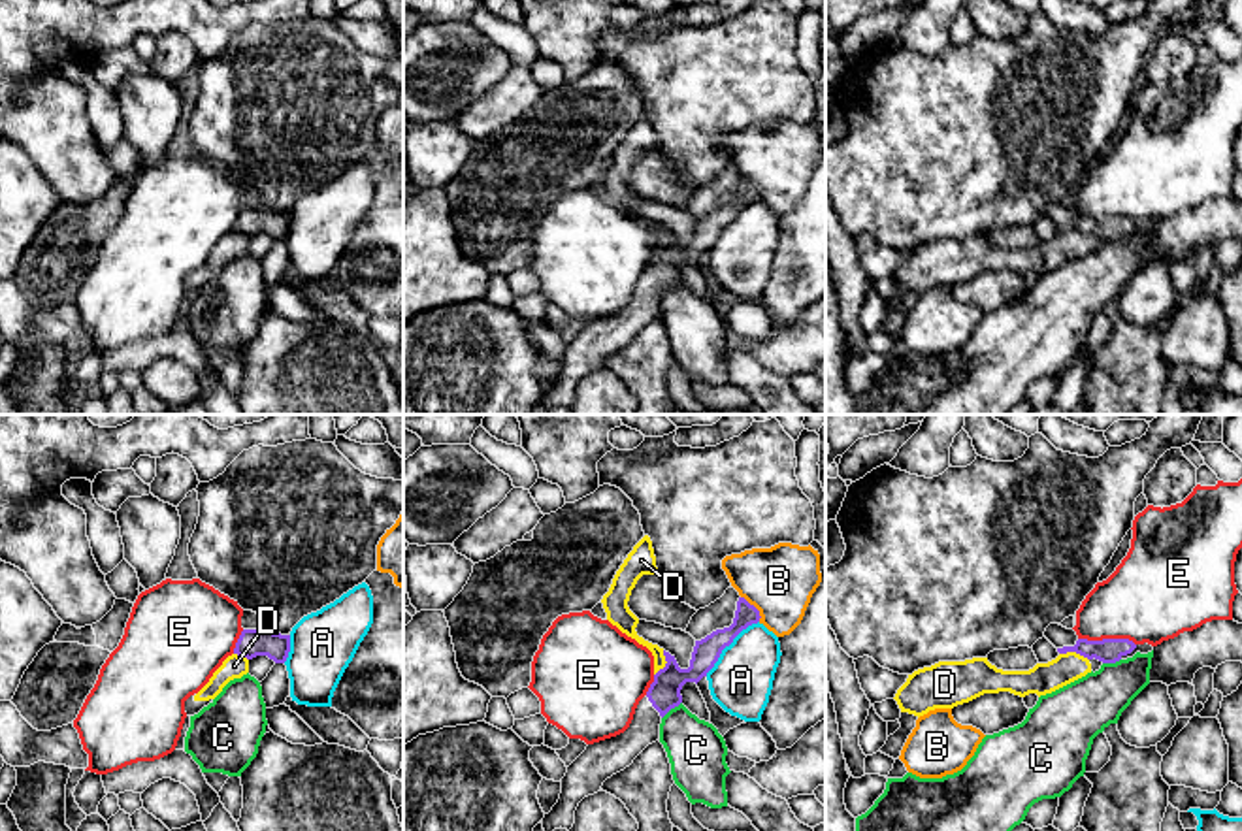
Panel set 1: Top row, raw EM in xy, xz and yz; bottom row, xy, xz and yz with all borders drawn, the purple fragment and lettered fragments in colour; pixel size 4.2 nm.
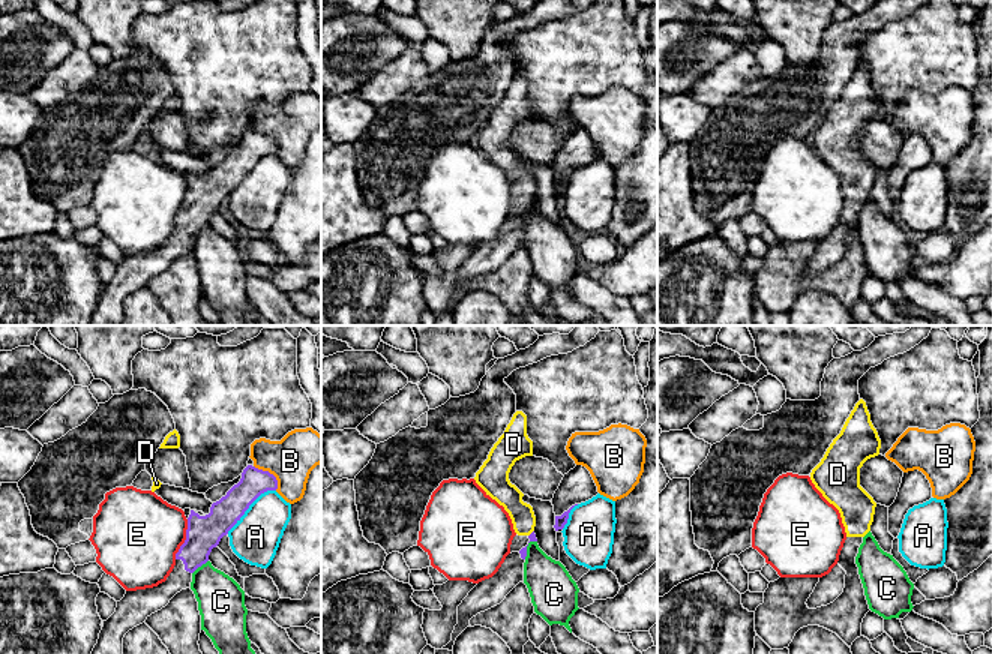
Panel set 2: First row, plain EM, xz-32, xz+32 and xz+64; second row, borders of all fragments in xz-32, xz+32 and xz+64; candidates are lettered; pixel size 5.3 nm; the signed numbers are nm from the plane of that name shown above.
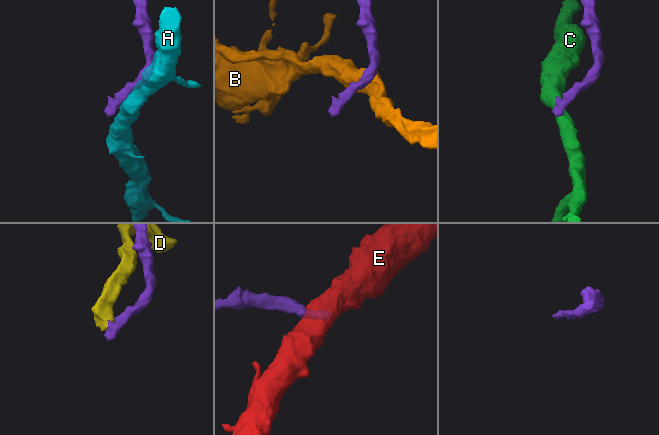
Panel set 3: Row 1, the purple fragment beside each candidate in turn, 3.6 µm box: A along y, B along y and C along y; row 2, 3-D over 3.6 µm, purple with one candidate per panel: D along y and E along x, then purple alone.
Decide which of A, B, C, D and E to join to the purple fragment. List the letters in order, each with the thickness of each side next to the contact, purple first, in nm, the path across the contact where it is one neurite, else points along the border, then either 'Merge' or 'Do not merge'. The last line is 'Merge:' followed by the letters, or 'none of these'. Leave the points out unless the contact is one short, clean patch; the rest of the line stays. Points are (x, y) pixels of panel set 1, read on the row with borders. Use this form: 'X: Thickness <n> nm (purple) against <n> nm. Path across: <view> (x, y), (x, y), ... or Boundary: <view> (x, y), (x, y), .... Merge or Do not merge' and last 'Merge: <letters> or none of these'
A: Thickness 120 nm (purple) against 260 nm. Do not merge
B: Thickness 100 nm (purple) against 300 nm. Do not merge
C: Thickness 140 nm (purple) against 240 nm. Boundary: xz (681, 701), (662, 718). Do not merge
D: Thickness 110 nm (purple) against 130 nm. Boundary: yz (1060, 652), (1078, 652), (1088, 660). Do not merge
E: Thickness 110 nm (purple) against 380 nm. Boundary: yz (1078, 637), (1129, 639), (1135, 645). Do not merge
Merge: none of these

